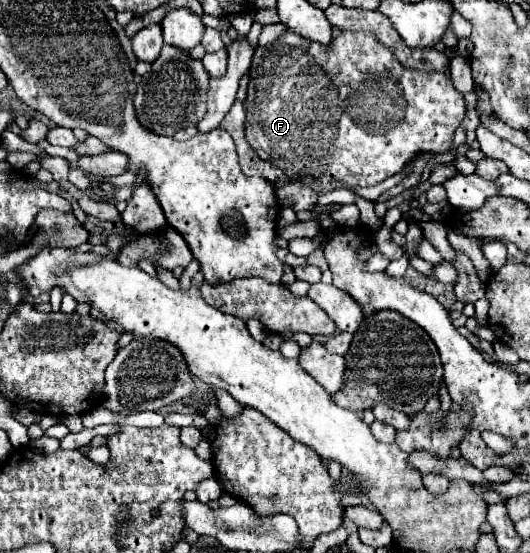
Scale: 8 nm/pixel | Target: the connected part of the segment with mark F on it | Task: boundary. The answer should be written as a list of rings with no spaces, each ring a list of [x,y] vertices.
[[[286,31],[274,43],[270,43],[268,47],[256,47],[250,71],[252,71],[252,75],[250,75],[250,83],[248,83],[248,95],[246,95],[246,101],[244,101],[246,141],[248,141],[250,149],[256,153],[258,159],[270,161],[272,165],[282,169],[284,175],[290,181],[310,183],[310,187],[316,195],[334,191],[332,181],[336,181],[336,179],[350,185],[350,187],[372,187],[372,185],[382,183],[384,179],[392,177],[394,173],[400,173],[404,169],[404,165],[408,165],[422,151],[432,151],[432,153],[450,151],[454,131],[456,131],[456,127],[460,125],[460,121],[464,119],[464,113],[466,113],[462,93],[458,93],[454,89],[452,81],[444,73],[432,73],[432,71],[428,73],[428,71],[416,71],[416,69],[402,67],[396,61],[396,57],[392,57],[390,49],[386,49],[374,35],[362,33],[362,31],[342,31],[342,35],[332,41],[332,45],[312,43],[312,41],[292,33],[292,31]]]

